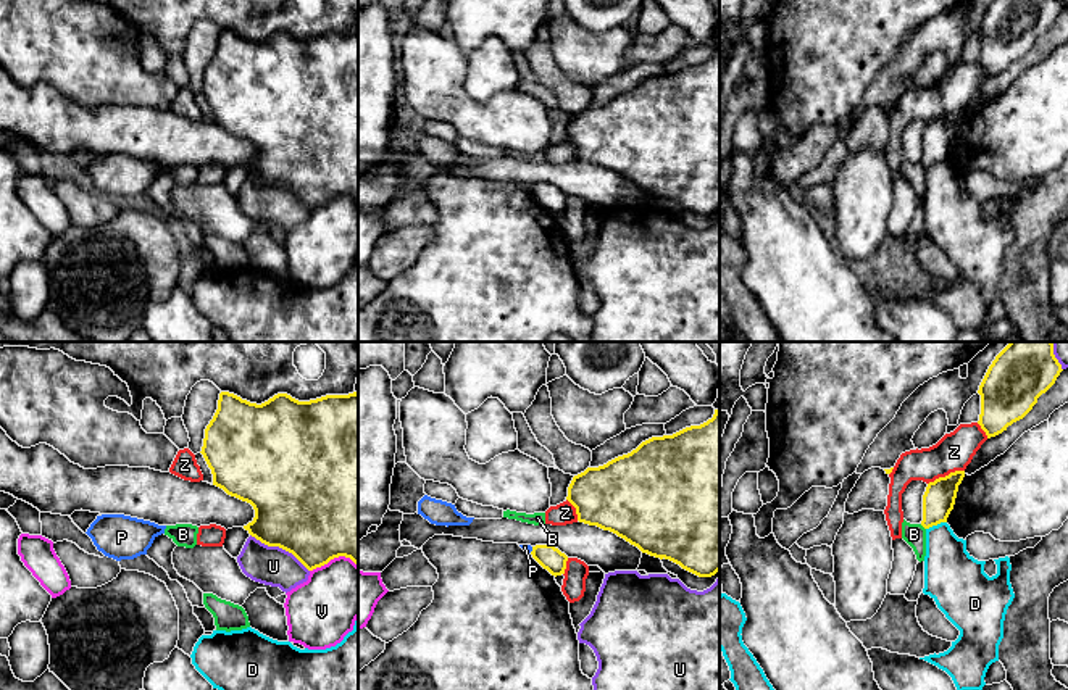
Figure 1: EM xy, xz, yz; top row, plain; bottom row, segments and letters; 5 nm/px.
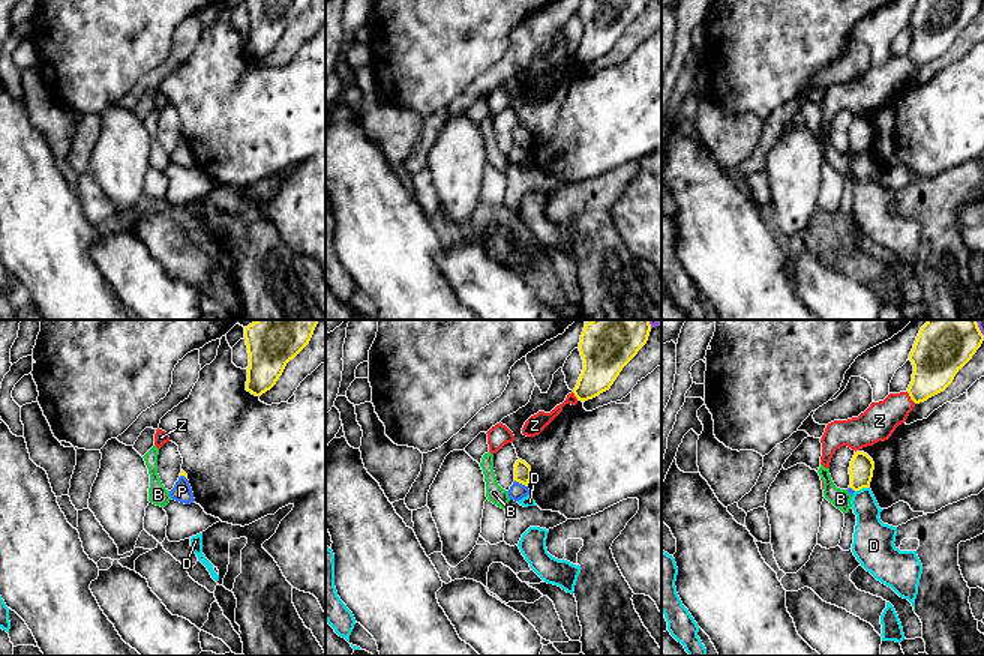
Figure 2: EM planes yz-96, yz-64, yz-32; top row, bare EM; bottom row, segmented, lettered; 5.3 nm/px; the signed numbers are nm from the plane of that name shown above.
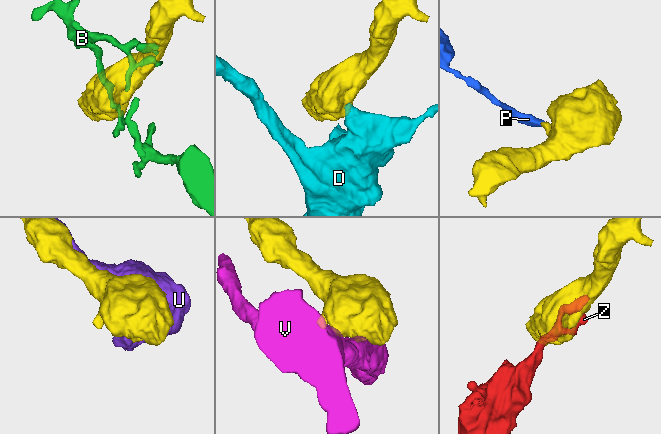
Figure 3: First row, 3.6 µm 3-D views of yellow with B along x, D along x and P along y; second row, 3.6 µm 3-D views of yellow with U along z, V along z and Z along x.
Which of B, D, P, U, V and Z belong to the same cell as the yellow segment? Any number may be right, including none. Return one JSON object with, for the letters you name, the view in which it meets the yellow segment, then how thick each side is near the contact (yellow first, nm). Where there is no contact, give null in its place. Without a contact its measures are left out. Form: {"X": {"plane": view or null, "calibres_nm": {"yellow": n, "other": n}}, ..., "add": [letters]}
{"add": []}

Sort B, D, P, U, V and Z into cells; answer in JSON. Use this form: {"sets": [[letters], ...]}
{"sets": [["B"], ["D"], ["P"], ["U"], ["V"], ["Z"]]}

